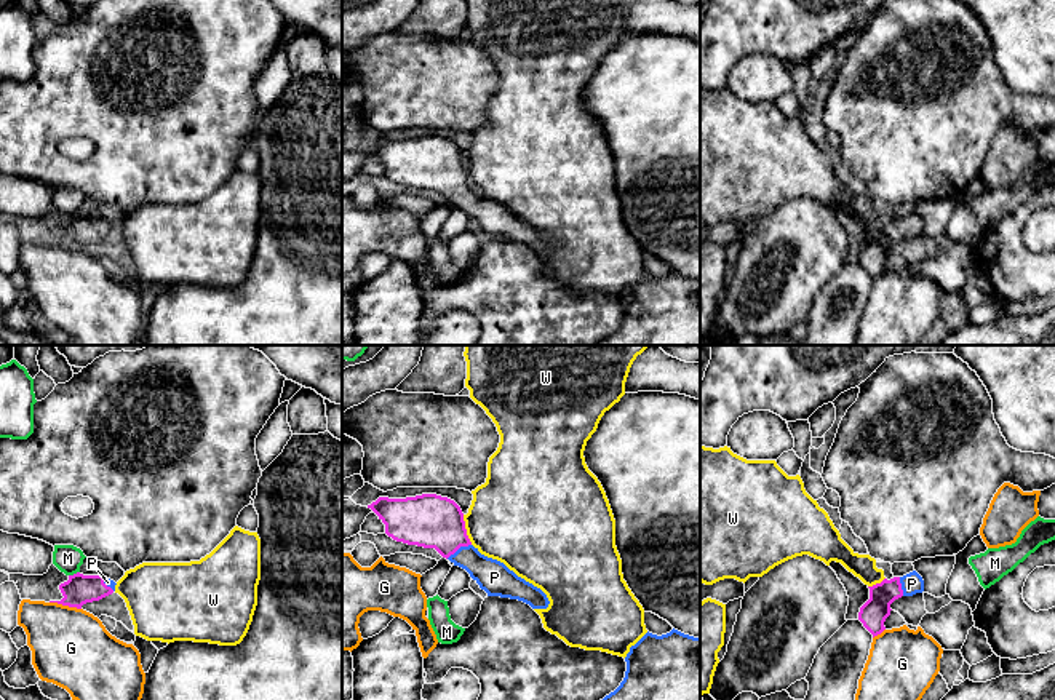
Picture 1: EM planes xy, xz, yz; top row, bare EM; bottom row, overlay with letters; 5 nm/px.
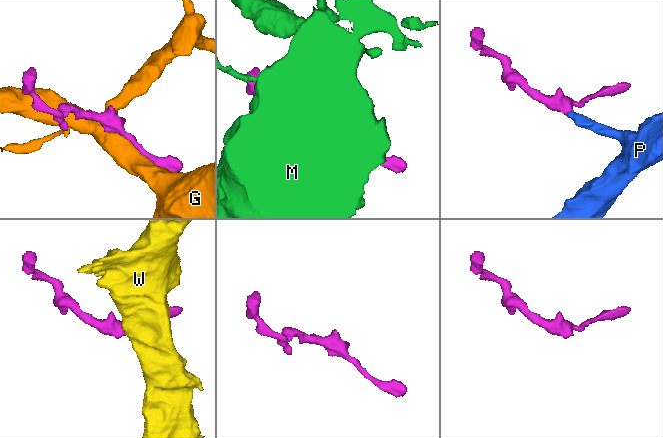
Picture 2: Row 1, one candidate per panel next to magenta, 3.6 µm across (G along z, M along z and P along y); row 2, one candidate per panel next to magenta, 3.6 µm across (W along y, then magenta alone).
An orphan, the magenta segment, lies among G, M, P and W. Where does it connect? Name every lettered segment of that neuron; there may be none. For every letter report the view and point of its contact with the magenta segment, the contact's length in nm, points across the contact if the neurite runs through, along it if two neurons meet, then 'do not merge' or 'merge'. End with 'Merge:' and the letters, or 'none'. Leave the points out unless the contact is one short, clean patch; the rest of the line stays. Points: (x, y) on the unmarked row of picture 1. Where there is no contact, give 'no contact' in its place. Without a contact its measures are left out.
G: xy (66, 246) | 170 nm | do not merge
M: xy (74, 216) | 60 nm | along xy (79, 213), (69, 218) | do not merge
P: xz (457, 190) | 150 nm | across xz (432, 163), (457, 190), (494, 219) | merge
W: xz (465, 171) | 160 nm | do not merge
Merge: P

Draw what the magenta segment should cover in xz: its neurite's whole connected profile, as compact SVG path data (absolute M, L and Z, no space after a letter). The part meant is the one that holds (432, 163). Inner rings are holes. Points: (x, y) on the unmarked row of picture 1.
M436 136L406 141L379 139L368 147L396 184L435 190L454 208L465 211L488 238L518 241L532 251L547 251L547 237L518 219L504 205L488 200L467 177L460 149Z

